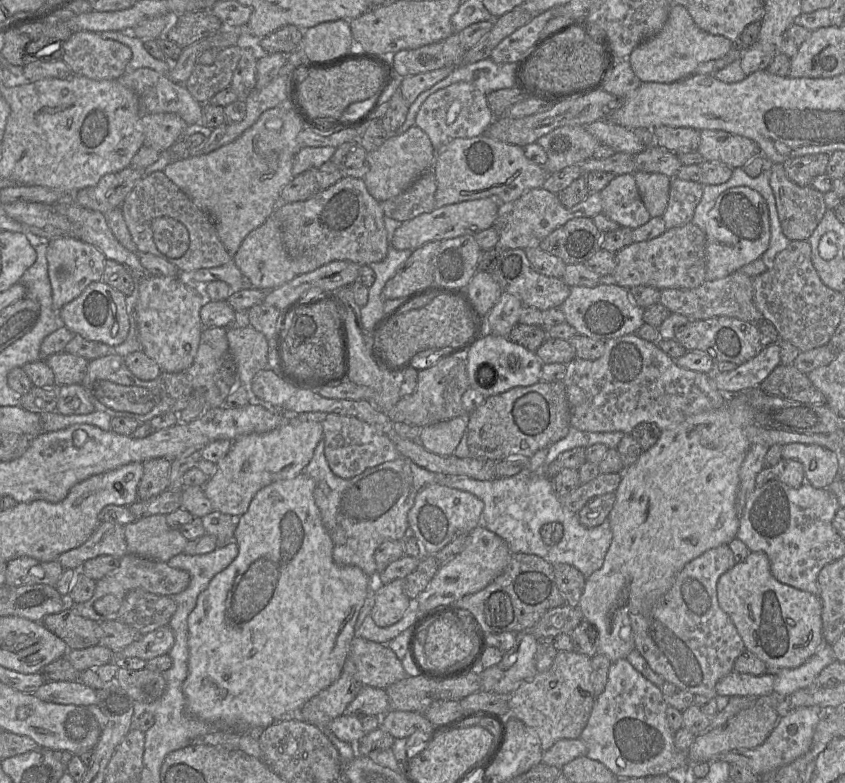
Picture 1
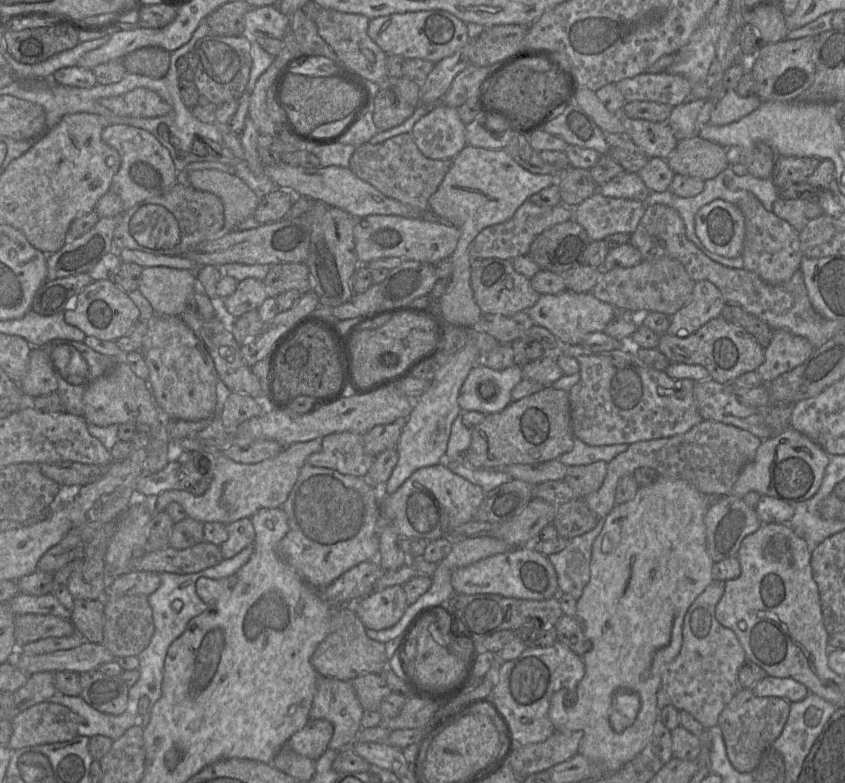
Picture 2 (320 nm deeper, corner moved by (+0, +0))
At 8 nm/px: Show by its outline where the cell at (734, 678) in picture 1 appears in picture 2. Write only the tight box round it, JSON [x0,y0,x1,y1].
[751,676,810,703]

